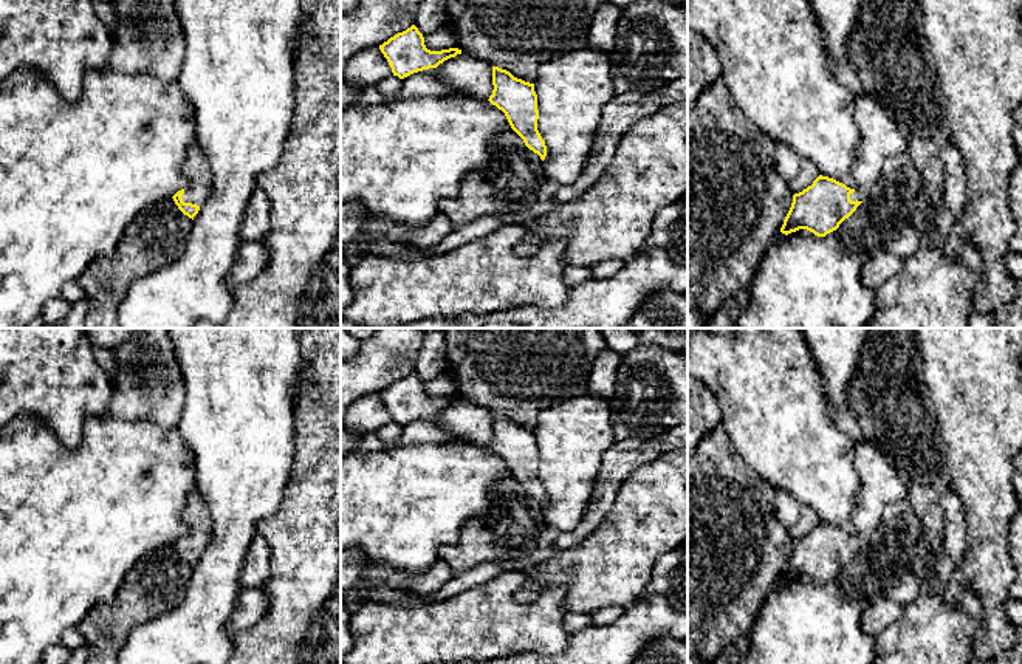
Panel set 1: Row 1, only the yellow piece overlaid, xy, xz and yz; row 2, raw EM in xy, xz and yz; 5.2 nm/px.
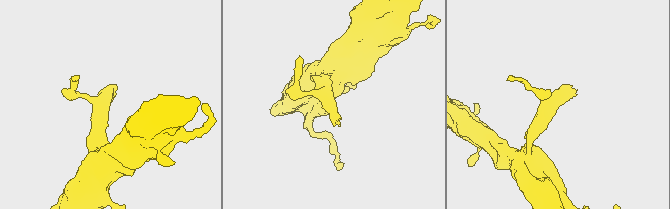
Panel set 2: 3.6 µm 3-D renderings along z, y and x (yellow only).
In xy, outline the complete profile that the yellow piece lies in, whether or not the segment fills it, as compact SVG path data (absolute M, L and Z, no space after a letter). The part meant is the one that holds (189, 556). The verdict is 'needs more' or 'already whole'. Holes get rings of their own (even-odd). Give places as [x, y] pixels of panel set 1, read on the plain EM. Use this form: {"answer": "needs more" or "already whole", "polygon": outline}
{"answer": "needs more", "polygon": "M197 486L187 495L181 519L187 531L172 545L178 556L194 566L200 557L200 553L212 539L211 511Z"}

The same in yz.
{"answer": "needs more", "polygon": "M864 440L856 449L856 469L861 477L852 523L853 536L819 522L811 532L793 542L791 554L780 579L788 582L807 576L818 584L836 577L856 554L869 543L873 529L880 525L884 508L907 495L893 463L886 450L872 440Z"}

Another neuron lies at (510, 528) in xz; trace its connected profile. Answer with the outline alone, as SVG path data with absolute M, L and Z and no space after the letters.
M508 471L492 489L491 508L465 523L457 543L440 546L438 559L449 565L454 576L486 562L516 560L537 548L545 528L544 508Z

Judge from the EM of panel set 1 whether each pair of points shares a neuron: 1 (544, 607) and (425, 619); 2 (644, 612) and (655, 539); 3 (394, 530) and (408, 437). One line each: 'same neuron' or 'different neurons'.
1: same neuron
2: different neurons
3: different neurons

